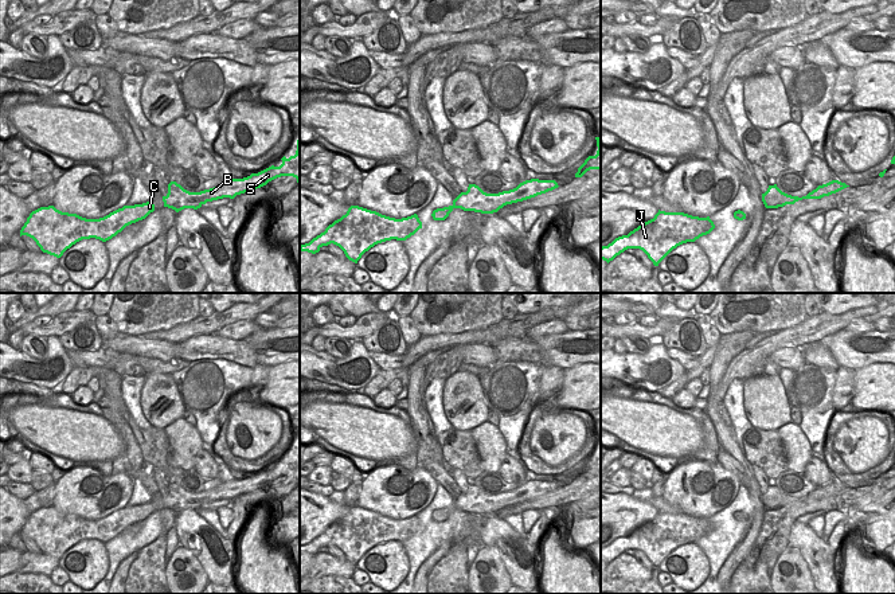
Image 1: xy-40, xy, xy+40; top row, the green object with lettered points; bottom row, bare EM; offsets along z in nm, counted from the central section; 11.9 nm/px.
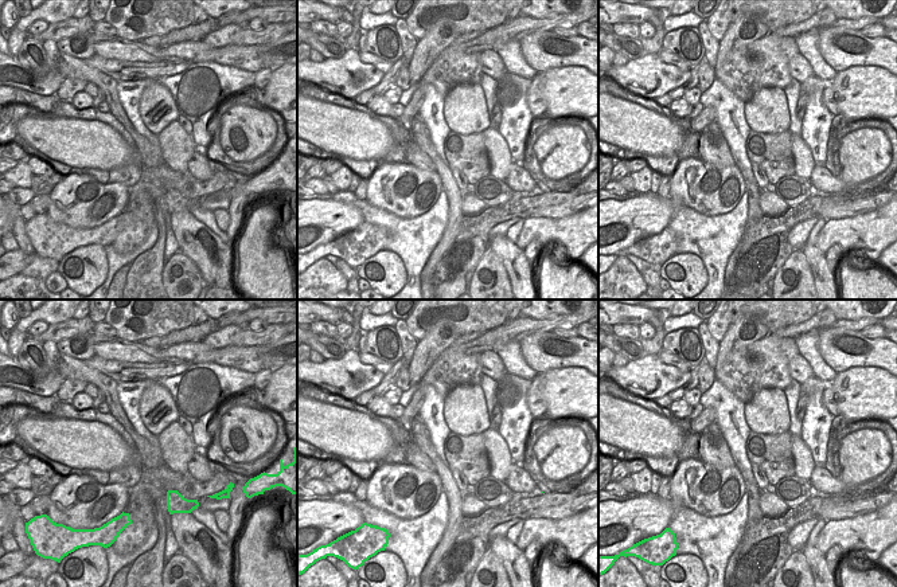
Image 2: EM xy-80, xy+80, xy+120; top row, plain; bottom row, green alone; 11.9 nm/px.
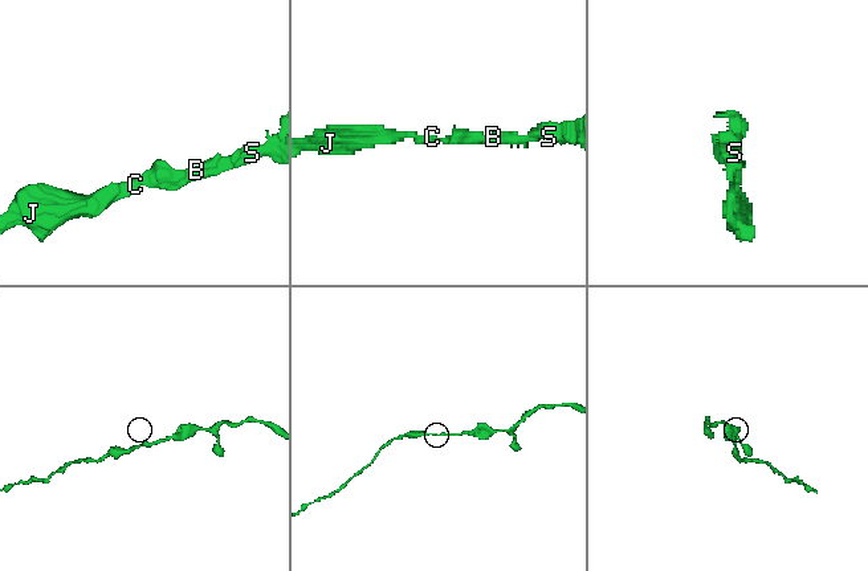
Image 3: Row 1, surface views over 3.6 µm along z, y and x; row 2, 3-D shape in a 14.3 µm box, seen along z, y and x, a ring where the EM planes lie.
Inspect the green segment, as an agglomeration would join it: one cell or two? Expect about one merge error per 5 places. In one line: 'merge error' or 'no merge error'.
no merge error

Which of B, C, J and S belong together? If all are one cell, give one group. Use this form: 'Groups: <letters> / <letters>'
Groups: B C J S

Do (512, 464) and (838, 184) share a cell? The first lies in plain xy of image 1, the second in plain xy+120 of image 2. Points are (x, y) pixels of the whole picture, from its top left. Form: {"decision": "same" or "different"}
{"decision": "same"}

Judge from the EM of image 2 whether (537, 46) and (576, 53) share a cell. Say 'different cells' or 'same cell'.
same cell

